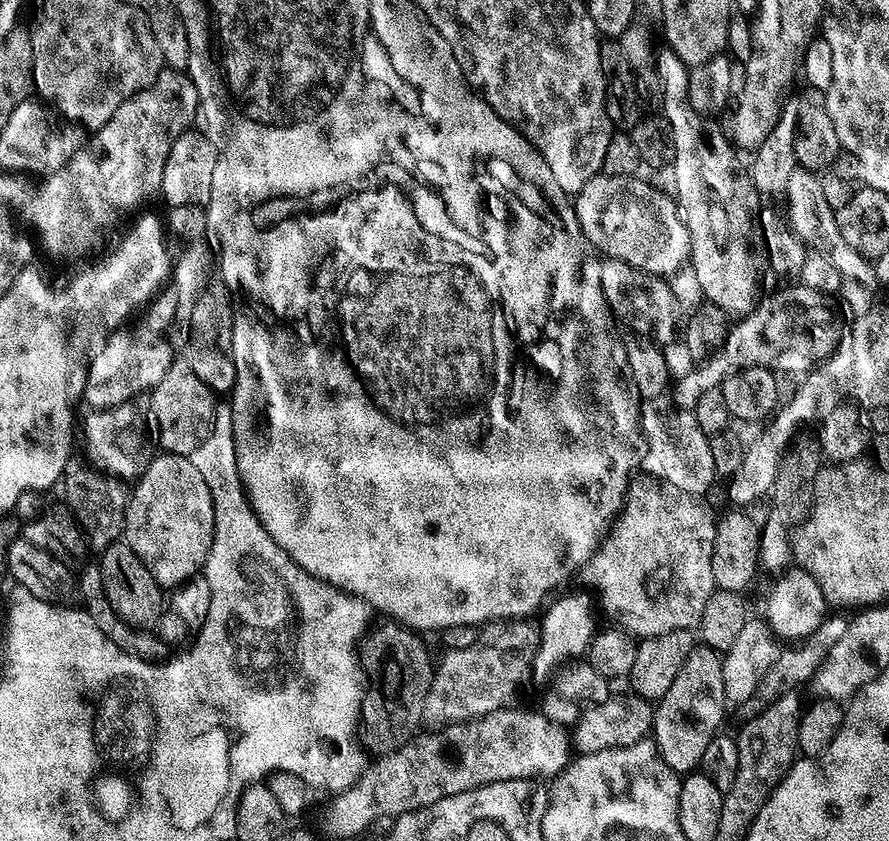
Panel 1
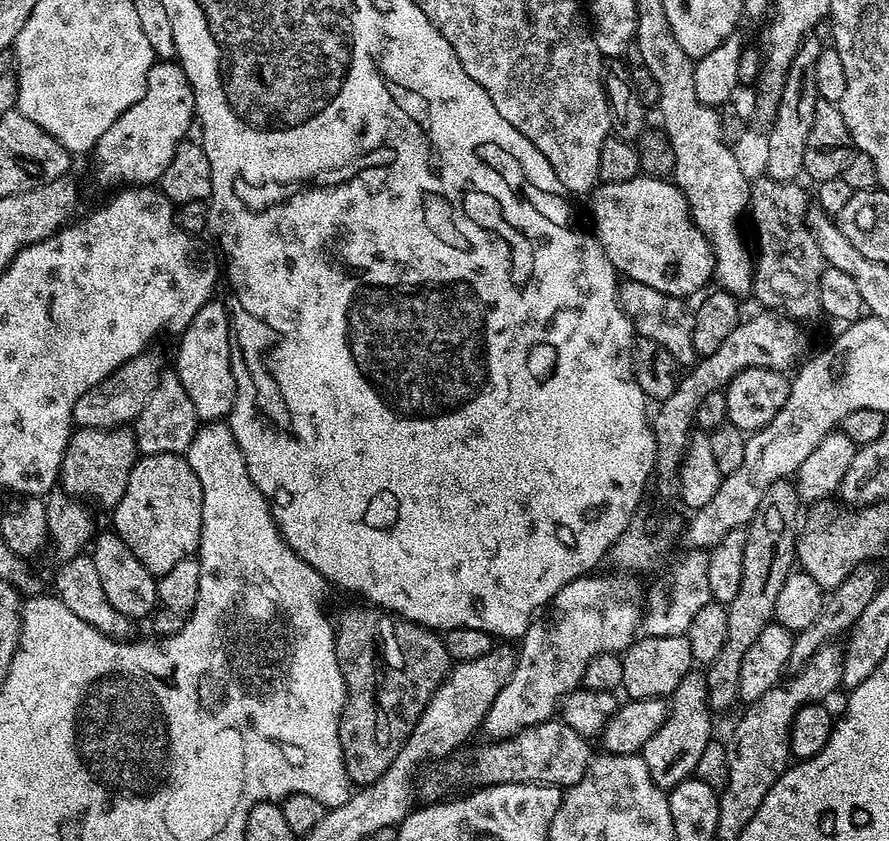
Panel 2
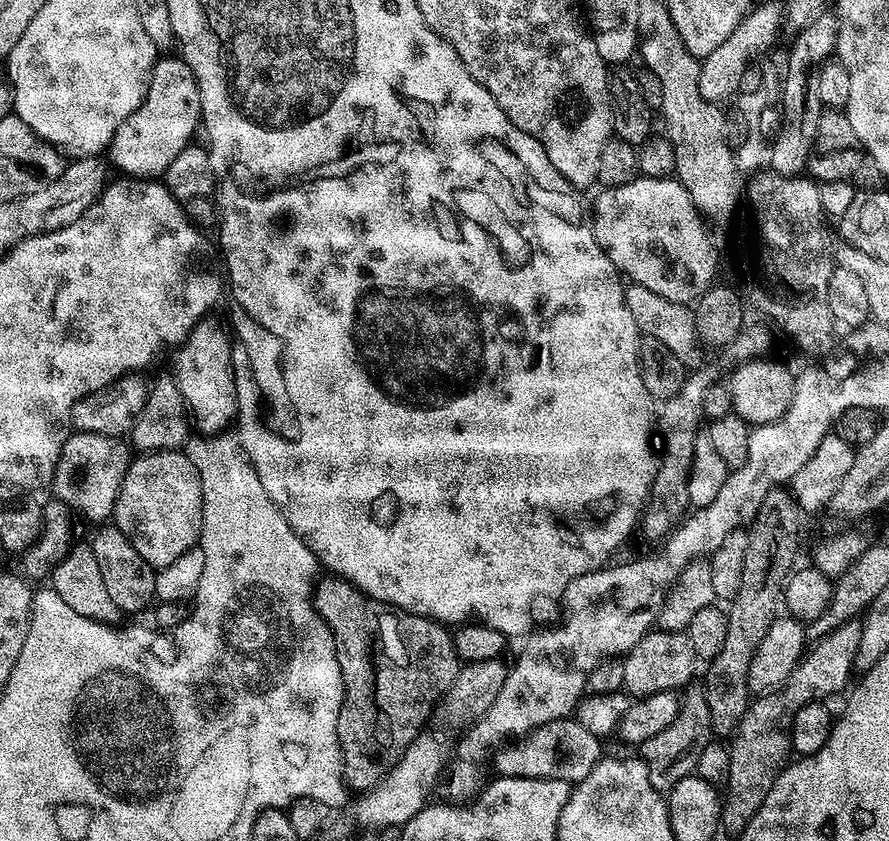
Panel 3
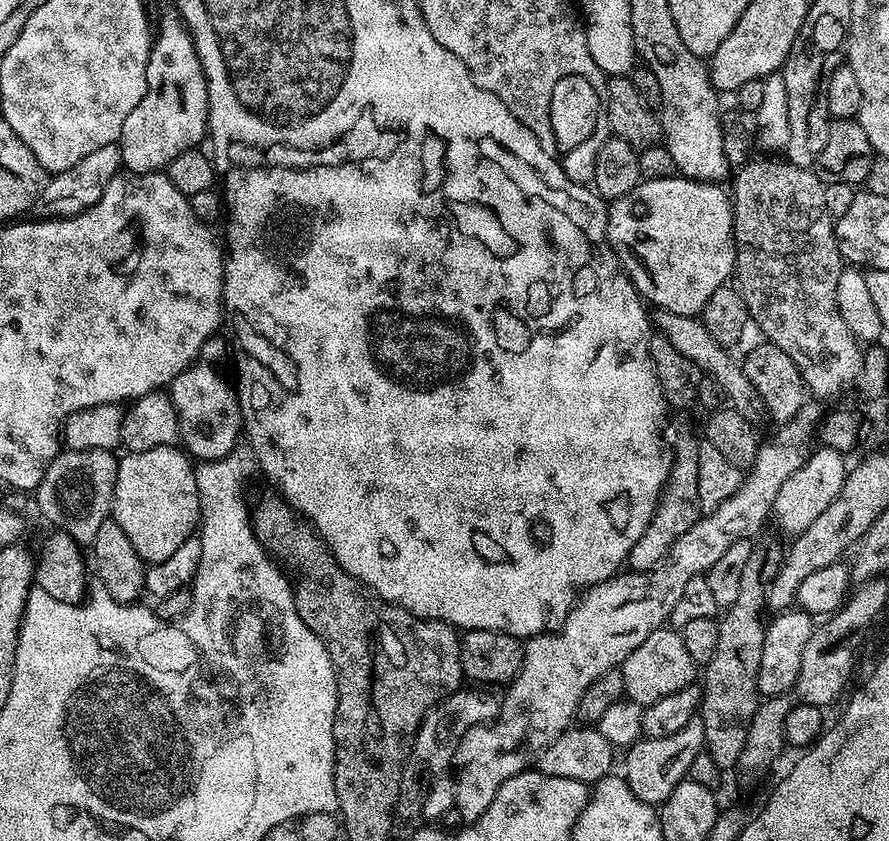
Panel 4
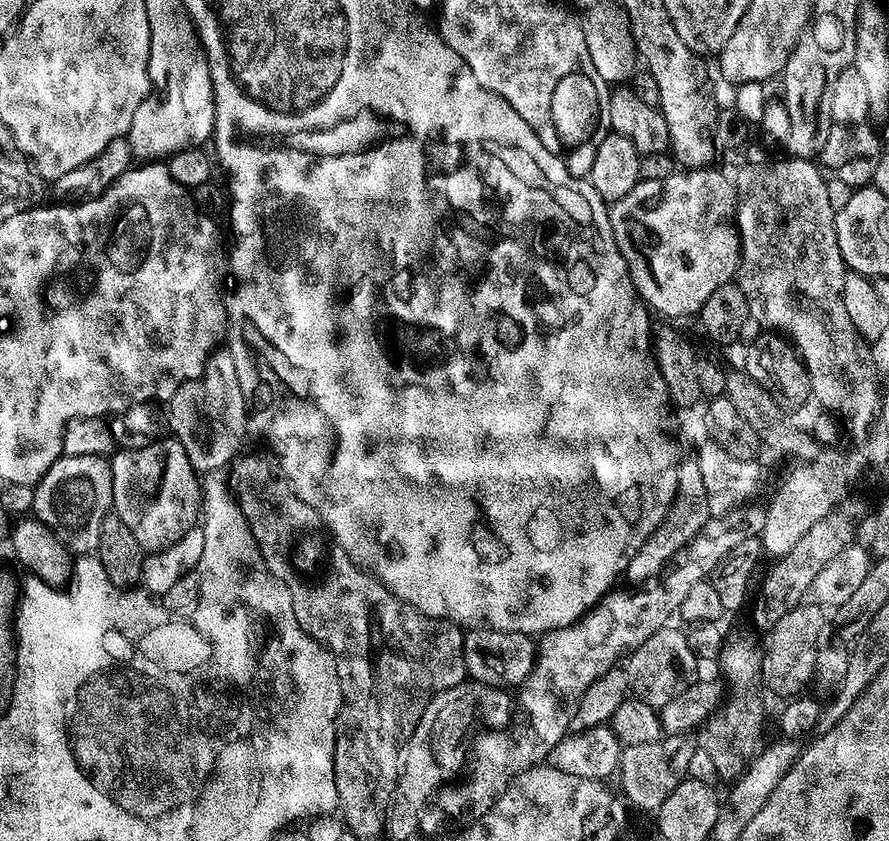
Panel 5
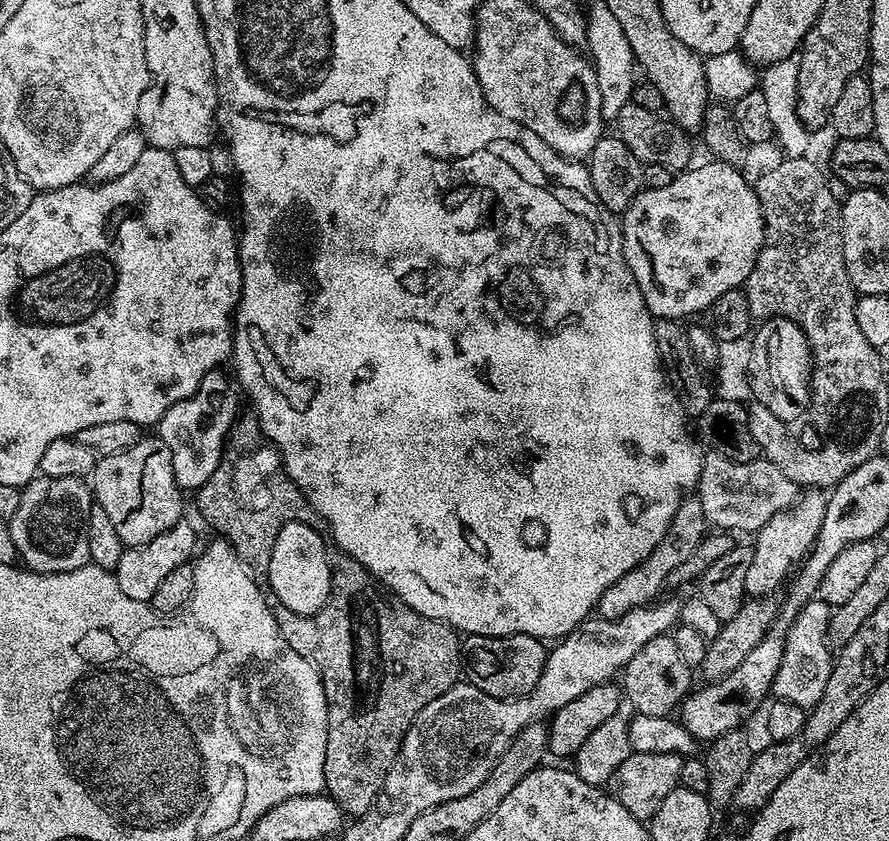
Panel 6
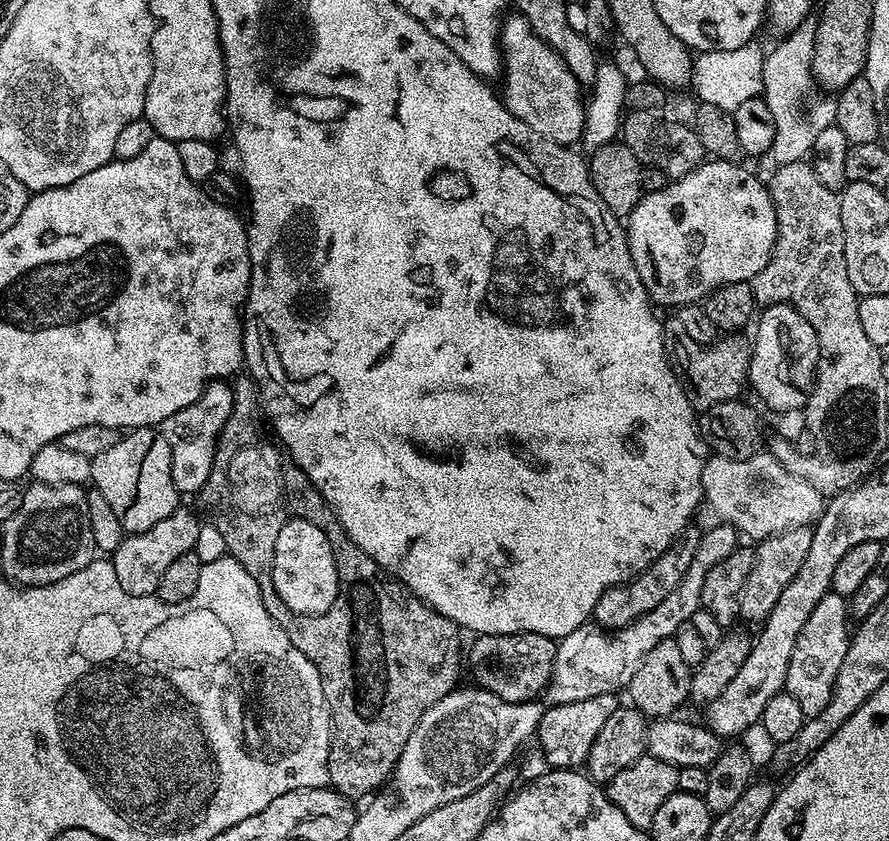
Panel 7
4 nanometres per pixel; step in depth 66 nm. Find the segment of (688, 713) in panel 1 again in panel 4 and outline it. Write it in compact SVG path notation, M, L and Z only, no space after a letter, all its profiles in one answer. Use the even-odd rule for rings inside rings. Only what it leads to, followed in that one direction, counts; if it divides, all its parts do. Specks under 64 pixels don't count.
M693 718L686 722L686 726L682 726L682 730L669 736L637 740L623 753L622 775L637 798L647 804L659 806L664 803L670 790L674 790L674 786L678 786L687 777L690 762L694 762L694 758L698 758L698 754L703 751L704 727L699 718Z

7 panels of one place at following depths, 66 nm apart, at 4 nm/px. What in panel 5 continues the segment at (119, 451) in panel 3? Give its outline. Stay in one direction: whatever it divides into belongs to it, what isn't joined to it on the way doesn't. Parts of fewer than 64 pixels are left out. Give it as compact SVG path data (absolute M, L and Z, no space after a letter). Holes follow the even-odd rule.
M61 455L57 460L52 463L50 470L46 470L43 478L34 485L32 494L32 512L34 516L44 523L46 529L53 529L58 533L58 536L68 546L73 553L76 554L92 554L95 553L98 546L98 534L100 533L100 523L104 516L109 515L112 508L112 469L109 461L104 456L65 456Z

